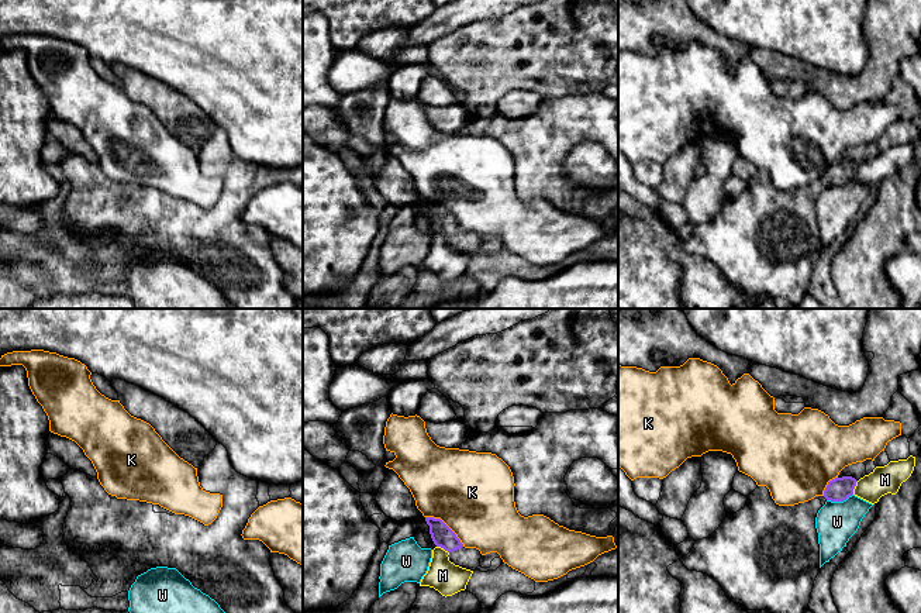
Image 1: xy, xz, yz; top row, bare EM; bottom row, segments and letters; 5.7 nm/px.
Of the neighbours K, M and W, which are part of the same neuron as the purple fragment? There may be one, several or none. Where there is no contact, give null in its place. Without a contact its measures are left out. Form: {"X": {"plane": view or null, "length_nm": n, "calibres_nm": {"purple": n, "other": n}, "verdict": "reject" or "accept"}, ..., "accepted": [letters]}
{"K": {"plane": "xz", "length_nm": 280, "calibres_nm": {"purple": 120, "other": 460}, "verdict": "reject"}, "M": {"plane": "yz", "length_nm": 90, "calibres_nm": {"purple": 140, "other": 160}, "verdict": "reject"}, "W": {"plane": "yz", "length_nm": 160, "calibres_nm": {"purple": 140, "other": 240}, "verdict": "reject"}, "accepted": []}

